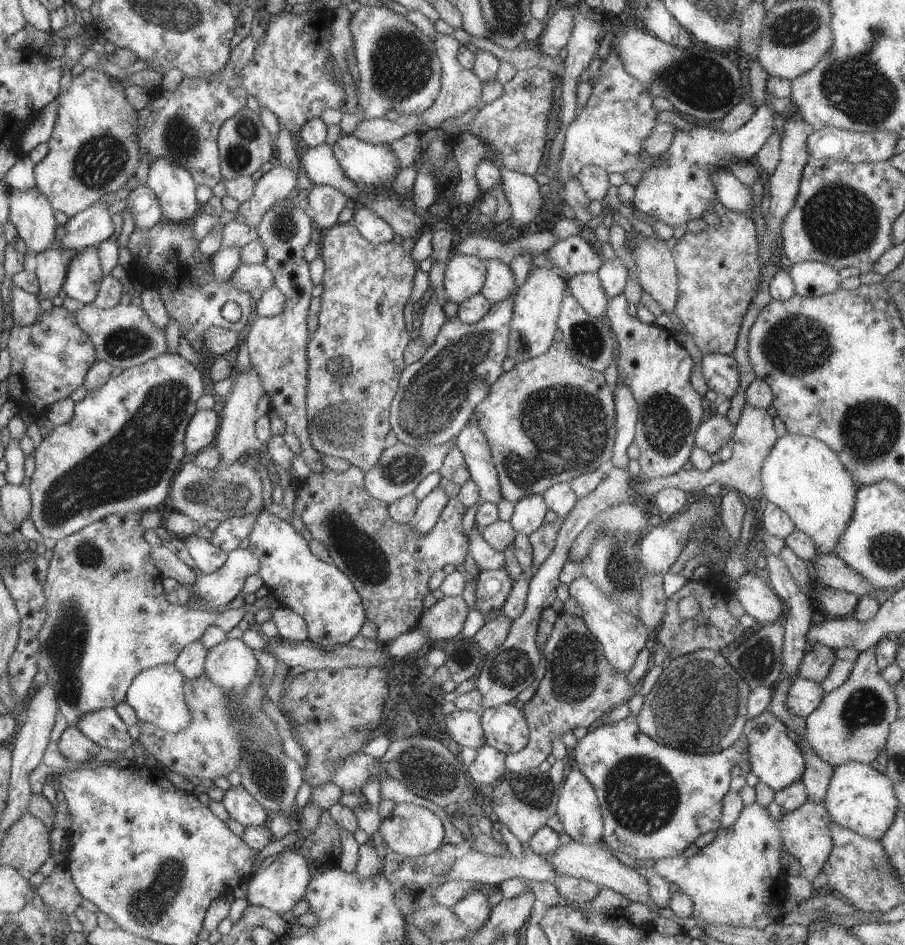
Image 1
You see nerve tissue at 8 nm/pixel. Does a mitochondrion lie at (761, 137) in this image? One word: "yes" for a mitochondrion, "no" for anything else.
no

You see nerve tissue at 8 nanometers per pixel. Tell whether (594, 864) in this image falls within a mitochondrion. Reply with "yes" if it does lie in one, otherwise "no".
no

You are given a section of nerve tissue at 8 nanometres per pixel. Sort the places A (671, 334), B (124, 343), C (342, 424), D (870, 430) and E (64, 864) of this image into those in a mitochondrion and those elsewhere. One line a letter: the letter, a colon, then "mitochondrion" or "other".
A: other
B: mitochondrion
C: mitochondrion
D: mitochondrion
E: other

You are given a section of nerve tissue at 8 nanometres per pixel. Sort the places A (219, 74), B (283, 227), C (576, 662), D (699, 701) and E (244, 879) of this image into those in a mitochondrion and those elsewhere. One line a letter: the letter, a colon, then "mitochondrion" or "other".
A: other
B: mitochondrion
C: mitochondrion
D: mitochondrion
E: other

